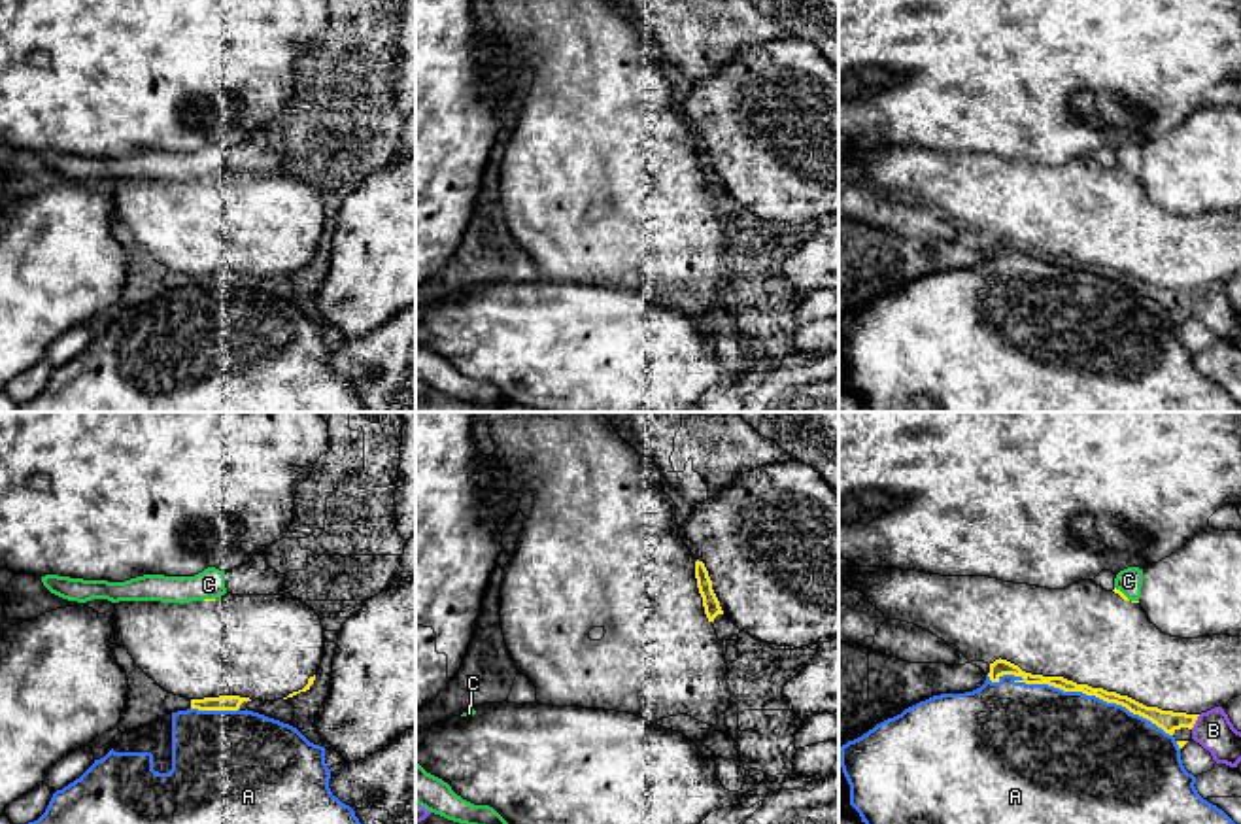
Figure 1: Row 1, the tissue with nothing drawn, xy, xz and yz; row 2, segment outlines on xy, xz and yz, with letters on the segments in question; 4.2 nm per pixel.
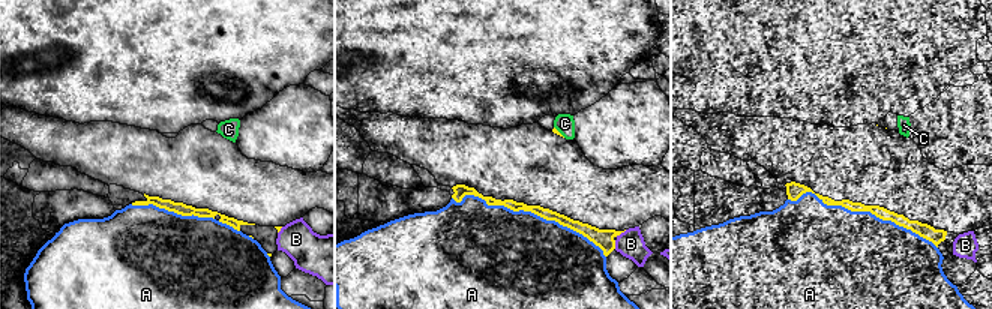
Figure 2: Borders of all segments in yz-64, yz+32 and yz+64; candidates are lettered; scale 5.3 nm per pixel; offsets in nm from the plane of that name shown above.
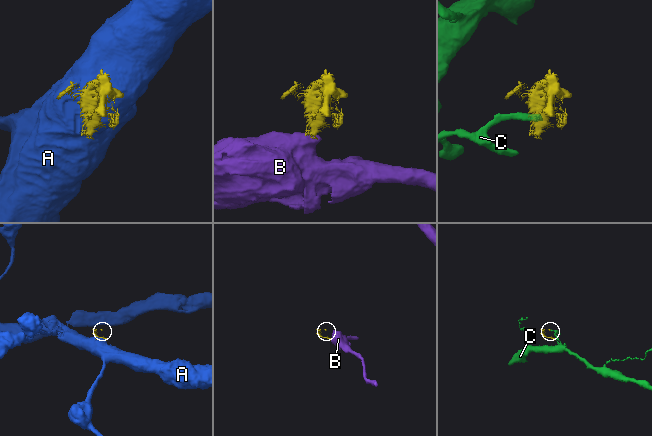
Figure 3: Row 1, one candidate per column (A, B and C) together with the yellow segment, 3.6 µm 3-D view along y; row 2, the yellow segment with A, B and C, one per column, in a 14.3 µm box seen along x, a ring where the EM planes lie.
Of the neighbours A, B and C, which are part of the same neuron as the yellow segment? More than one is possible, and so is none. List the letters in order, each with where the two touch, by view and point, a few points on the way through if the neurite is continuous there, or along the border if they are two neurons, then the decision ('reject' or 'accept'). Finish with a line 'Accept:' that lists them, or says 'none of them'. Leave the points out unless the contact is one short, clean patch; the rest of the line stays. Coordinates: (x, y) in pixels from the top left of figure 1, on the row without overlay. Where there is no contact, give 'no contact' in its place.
A: contact yz (1079, 267); reject
B: contact yz (1194, 299); reject
C: contact yz (1124, 172); reject
Accept: none of them

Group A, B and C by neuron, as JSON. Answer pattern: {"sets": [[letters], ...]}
{"sets": [["A"], ["B"], ["C"]]}

